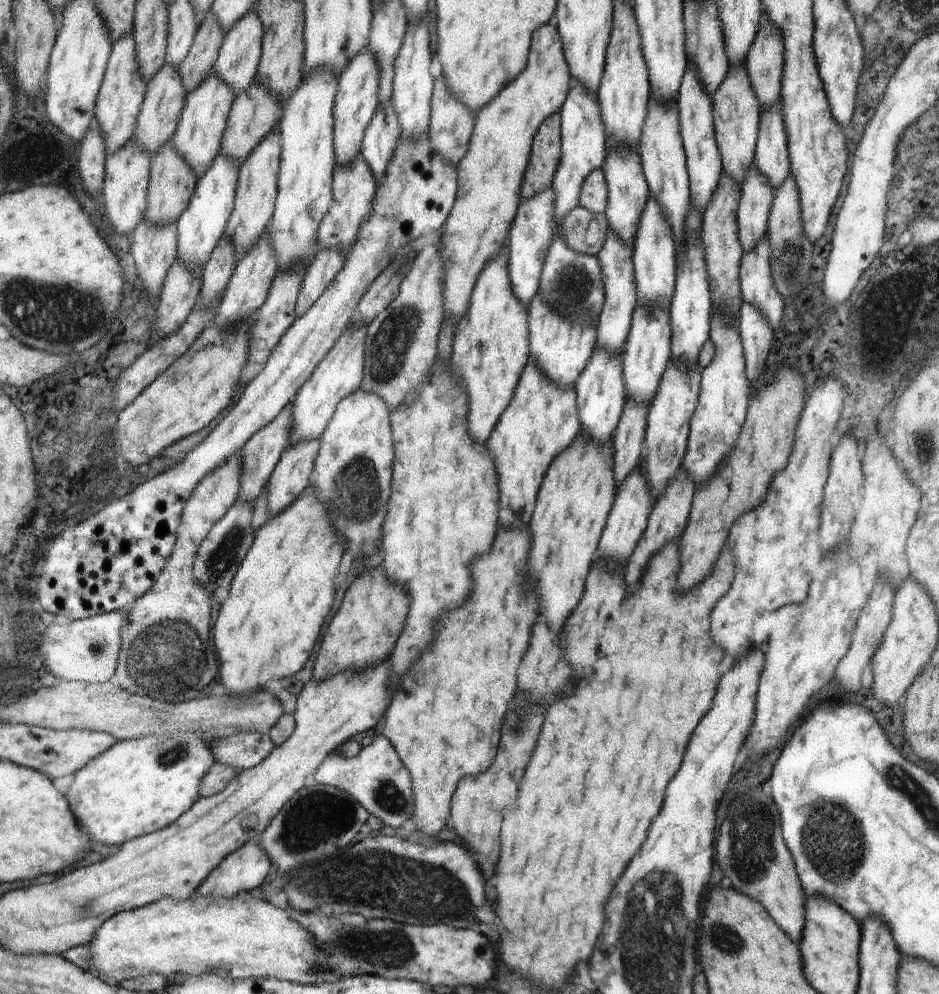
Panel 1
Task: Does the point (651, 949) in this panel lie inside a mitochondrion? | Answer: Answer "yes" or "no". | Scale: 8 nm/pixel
yes

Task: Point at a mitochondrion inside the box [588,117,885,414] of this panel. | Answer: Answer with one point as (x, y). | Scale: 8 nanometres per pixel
(790, 254)

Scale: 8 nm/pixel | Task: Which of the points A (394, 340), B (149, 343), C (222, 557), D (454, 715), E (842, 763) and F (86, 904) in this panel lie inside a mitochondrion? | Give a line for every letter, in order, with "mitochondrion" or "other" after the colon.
A: mitochondrion
B: other
C: mitochondrion
D: other
E: other
F: mitochondrion

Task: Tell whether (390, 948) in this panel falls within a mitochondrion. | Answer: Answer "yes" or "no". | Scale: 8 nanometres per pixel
yes

